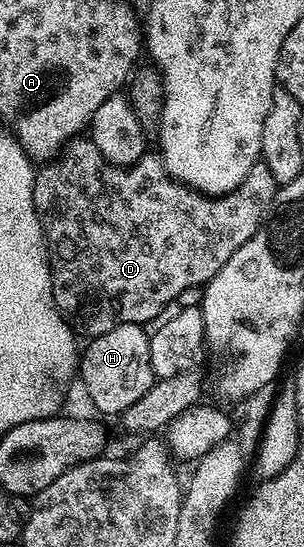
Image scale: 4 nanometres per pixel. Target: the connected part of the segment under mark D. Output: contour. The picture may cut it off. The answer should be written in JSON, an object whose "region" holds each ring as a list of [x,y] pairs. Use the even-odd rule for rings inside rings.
{"region":[[[90,139],[69,141],[59,154],[58,159],[45,164],[37,172],[36,182],[32,188],[34,191],[34,207],[38,211],[41,223],[44,225],[44,239],[48,242],[48,263],[52,267],[52,298],[57,309],[64,314],[65,318],[77,330],[85,329],[88,335],[105,333],[122,323],[147,326],[148,321],[153,320],[152,322],[155,322],[161,316],[159,313],[175,297],[182,296],[187,289],[192,289],[195,285],[197,287],[207,285],[211,277],[218,275],[218,271],[226,263],[226,259],[230,259],[230,255],[234,255],[234,251],[238,251],[238,247],[242,247],[242,243],[246,243],[246,239],[250,239],[256,234],[258,227],[268,215],[268,208],[272,205],[277,188],[274,175],[270,175],[270,171],[263,163],[257,163],[250,171],[250,175],[246,175],[246,179],[242,179],[242,183],[237,189],[231,189],[229,193],[219,195],[205,195],[175,181],[164,170],[164,160],[155,152],[145,152],[144,156],[139,157],[133,165],[121,167],[110,164],[102,155],[102,151],[98,151],[98,147]]]}

